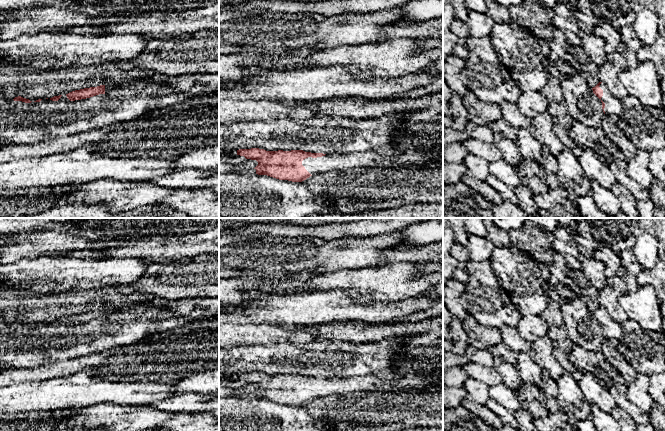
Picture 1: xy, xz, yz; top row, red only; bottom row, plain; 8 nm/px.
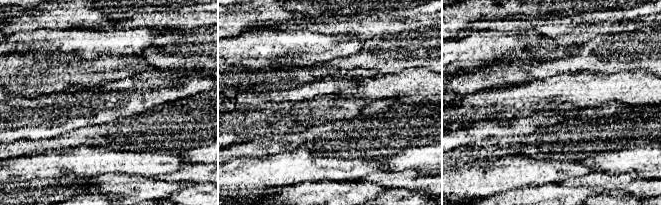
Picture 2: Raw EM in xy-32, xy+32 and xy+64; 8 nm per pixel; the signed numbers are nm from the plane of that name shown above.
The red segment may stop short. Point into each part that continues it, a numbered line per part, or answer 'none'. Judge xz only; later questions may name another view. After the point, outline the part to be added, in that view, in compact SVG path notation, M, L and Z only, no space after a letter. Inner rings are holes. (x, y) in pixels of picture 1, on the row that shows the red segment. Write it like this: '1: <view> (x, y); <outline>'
1: xz (370, 159); M375 150L348 154L327 154L322 157L308 157L302 165L311 174L348 170L350 168L401 168L413 164L426 164L443 157L441 151L405 150L379 153Z
2: xz (234, 160); M236 155L236 156L230 156L226 160L226 162L229 164L232 164L232 165L237 165L237 164L241 164L245 160L247 160L247 159L244 156Z

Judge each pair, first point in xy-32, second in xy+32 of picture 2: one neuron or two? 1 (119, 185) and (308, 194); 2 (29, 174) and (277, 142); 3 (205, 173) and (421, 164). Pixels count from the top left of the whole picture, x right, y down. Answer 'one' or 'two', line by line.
1: one
2: two
3: two

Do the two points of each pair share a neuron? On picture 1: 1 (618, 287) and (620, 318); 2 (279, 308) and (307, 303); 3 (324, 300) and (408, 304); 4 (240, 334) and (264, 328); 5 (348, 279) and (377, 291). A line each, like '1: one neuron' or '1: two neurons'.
1: one neuron
2: one neuron
3: one neuron
4: one neuron
5: one neuron

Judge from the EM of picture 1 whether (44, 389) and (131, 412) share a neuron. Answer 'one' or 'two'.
two

